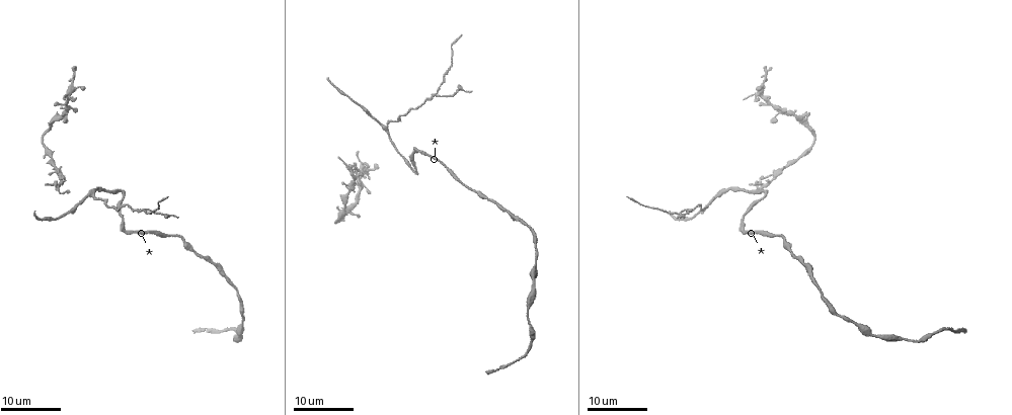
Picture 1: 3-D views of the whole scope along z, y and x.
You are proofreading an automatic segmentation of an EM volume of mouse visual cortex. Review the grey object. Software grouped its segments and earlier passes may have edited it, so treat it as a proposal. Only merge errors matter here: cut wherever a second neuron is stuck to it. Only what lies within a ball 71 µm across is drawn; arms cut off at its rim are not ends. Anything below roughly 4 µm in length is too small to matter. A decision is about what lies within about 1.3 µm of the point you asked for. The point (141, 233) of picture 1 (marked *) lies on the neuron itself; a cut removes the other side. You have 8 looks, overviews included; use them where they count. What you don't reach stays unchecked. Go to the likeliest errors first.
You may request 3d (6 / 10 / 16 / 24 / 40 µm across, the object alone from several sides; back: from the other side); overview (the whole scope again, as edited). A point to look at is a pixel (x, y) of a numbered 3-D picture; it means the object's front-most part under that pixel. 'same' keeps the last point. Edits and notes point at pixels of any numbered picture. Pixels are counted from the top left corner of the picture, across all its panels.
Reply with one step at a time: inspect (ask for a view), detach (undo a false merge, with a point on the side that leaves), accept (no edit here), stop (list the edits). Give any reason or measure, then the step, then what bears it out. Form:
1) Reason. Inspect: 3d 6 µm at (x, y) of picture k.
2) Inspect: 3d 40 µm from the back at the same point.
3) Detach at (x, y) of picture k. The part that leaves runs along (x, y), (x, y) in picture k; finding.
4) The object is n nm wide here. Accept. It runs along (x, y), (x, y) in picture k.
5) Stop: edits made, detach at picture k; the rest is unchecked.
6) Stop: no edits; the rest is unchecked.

Thin arm on a thick one. Inspect: 3d 24 µm at (141, 211) of picture 1.

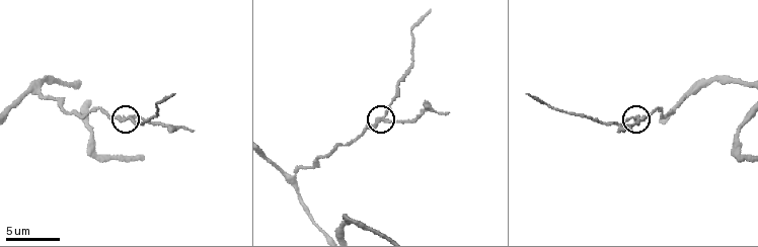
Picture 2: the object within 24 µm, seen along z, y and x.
Closer look. Inspect: 3d 10 µm at (385, 116) of picture 2.

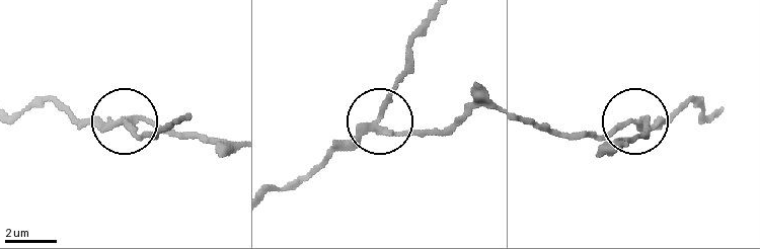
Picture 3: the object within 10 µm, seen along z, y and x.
Detach at (408, 131) of picture 3. The part that leaves runs along (370, 132), (447, 132), (485, 106) in picture 3; two neurons meet here.

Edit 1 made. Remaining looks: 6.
Inspect: overview.

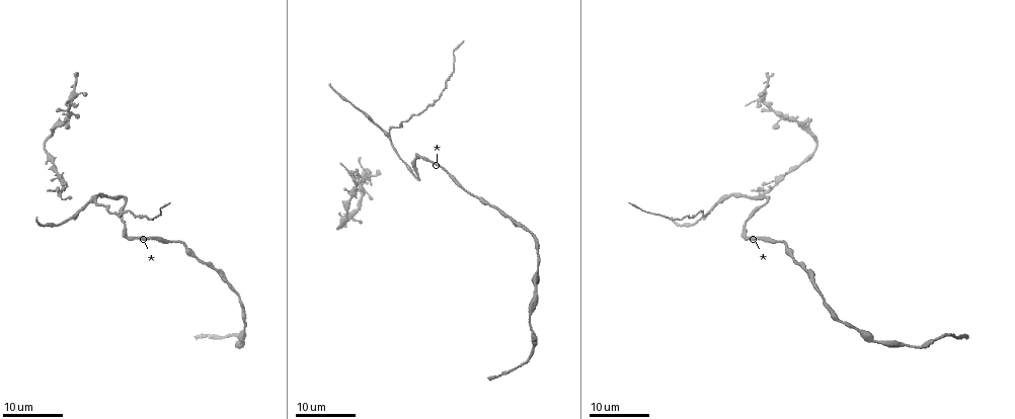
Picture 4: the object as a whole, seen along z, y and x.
Thin arm on a thick one. Inspect: 3d 16 µm at (721, 202) of picture 4.

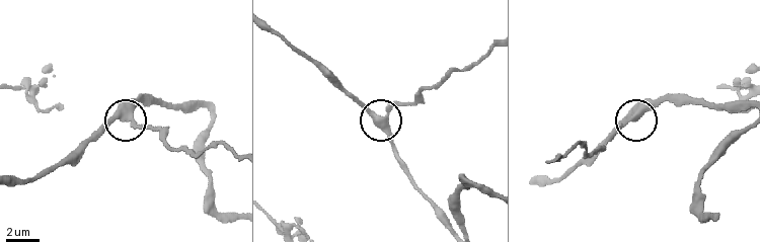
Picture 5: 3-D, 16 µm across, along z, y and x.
Inspect: 3d 10 µm at (379, 119) of picture 5.

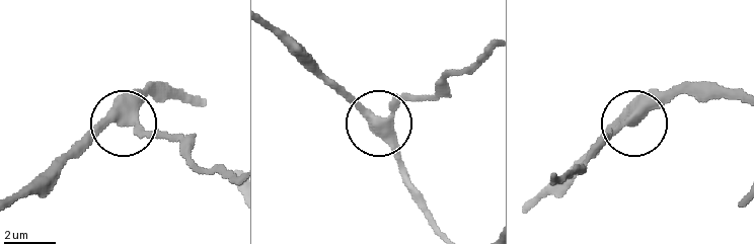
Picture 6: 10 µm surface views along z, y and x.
Inspect: 3d 10 µm from the back at (126, 121) of picture 6.

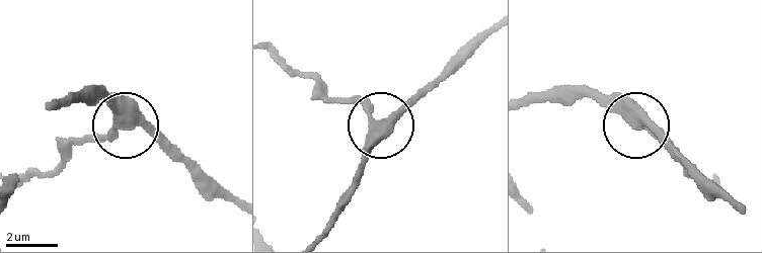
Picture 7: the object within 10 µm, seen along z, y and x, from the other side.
3 arms meet here. Accept. Continuous, no second neuron.

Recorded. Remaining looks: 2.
Calibre changes. Inspect: 3d 16 µm at (768, 199) of picture 4.

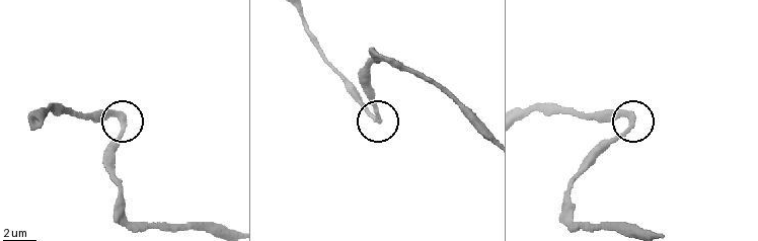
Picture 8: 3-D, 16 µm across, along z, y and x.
Inspect: 3d 6 µm at (123, 116) of picture 8.

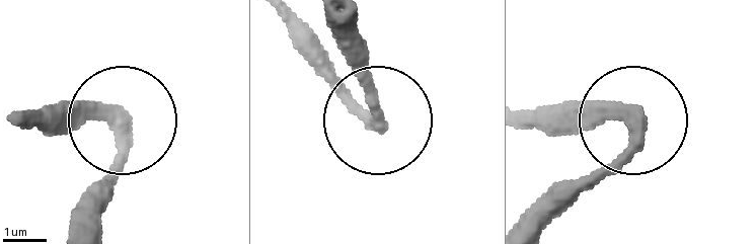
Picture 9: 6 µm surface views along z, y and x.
The object is 330 nm wide here. Accept. It runs along (551, 224), (616, 158), (627, 126), (616, 114), (544, 114) in picture 9; all the same neuron.

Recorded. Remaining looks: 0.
Stop: edits made, detach at picture 3; the rest is unchecked.

